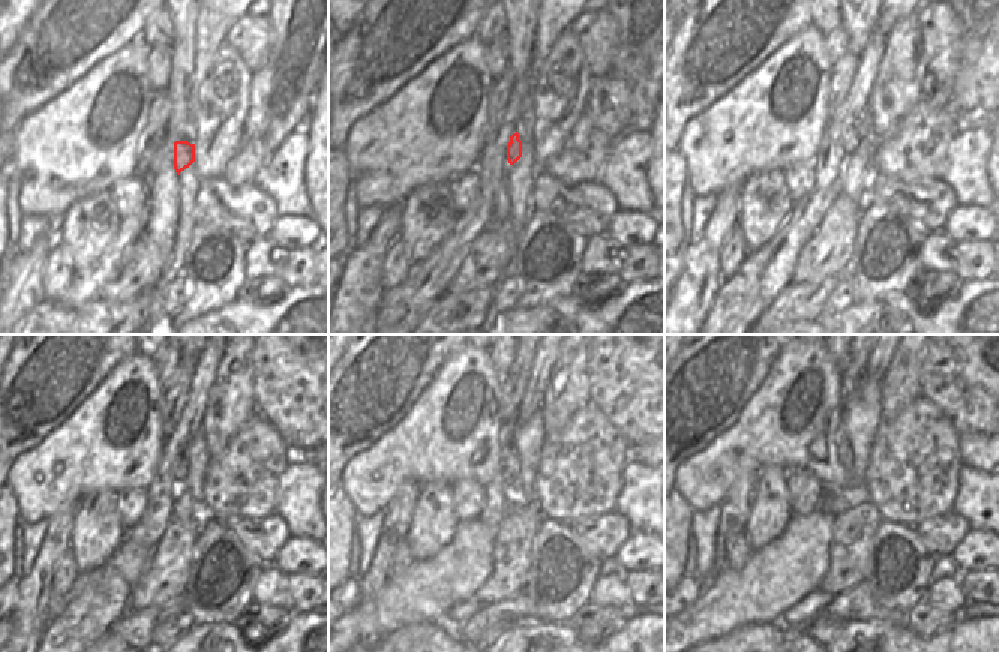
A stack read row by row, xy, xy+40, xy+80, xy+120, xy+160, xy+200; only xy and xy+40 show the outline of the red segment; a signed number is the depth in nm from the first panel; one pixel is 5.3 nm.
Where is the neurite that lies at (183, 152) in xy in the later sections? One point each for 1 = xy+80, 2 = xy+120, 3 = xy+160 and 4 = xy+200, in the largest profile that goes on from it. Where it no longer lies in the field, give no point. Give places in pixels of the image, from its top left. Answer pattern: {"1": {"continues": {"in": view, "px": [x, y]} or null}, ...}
{"1": {"continues": {"in": "xy+80", "px": [852, 140]}}, "2": {"continues": {"in": "xy+120", "px": [180, 474]}}, "3": {"continues": {"in": "xy+160", "px": [508, 457]}}, "4": {"continues": {"in": "xy+200", "px": [843, 448]}}}

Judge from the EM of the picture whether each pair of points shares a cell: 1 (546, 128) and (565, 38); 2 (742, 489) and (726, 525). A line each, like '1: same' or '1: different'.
1: same
2: same

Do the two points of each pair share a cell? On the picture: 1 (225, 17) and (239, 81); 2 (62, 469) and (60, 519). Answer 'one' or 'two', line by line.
1: two
2: two

